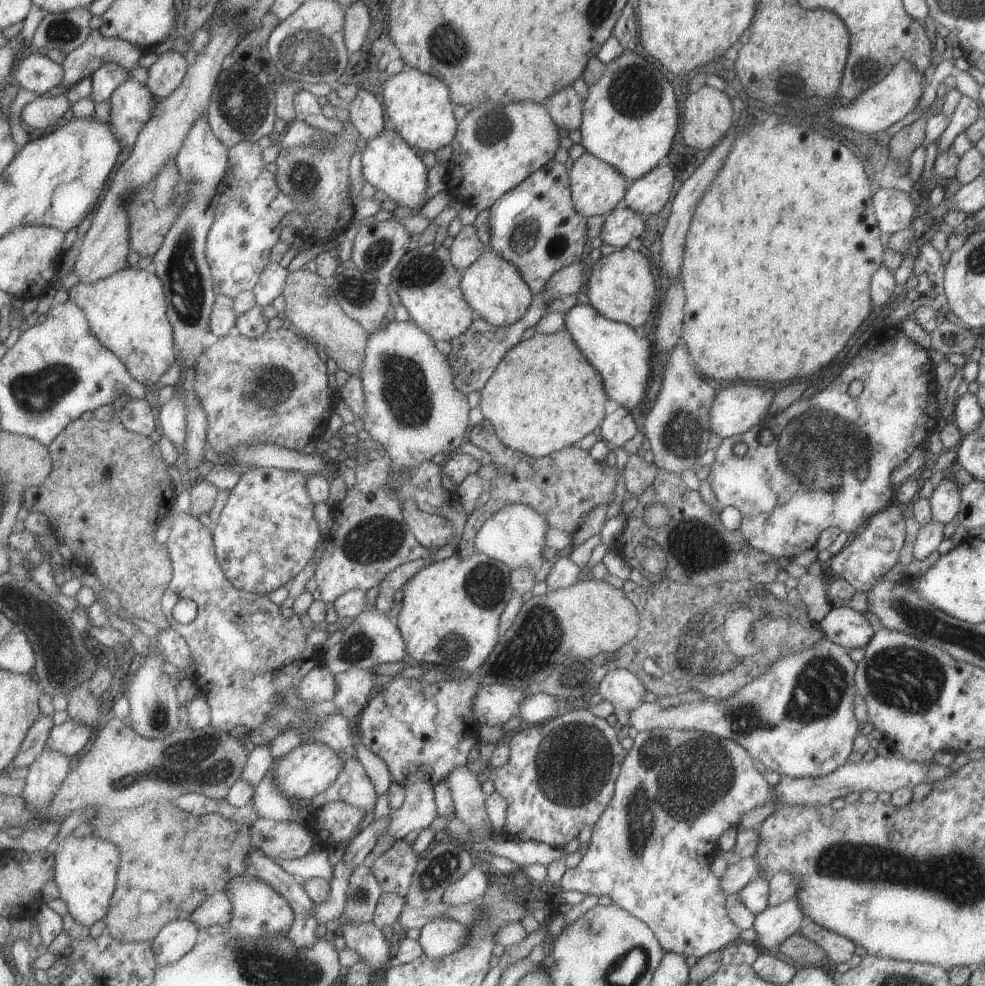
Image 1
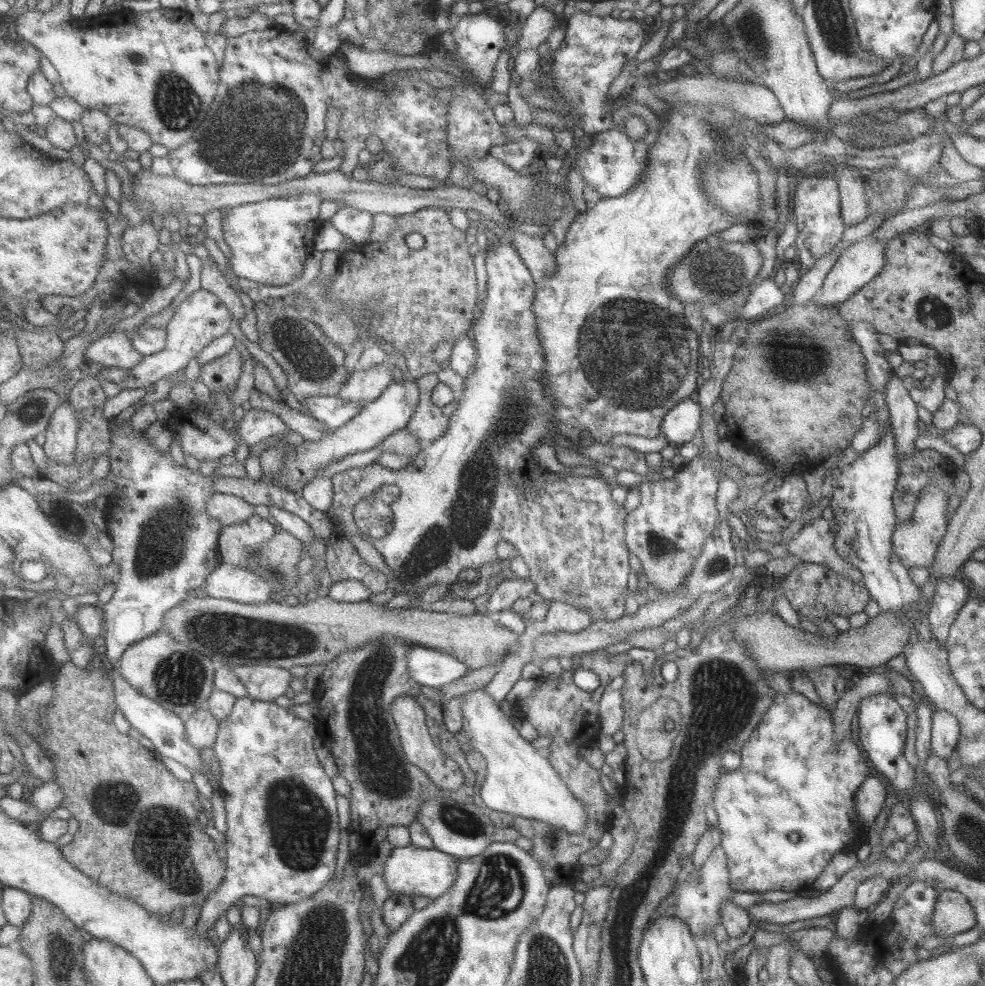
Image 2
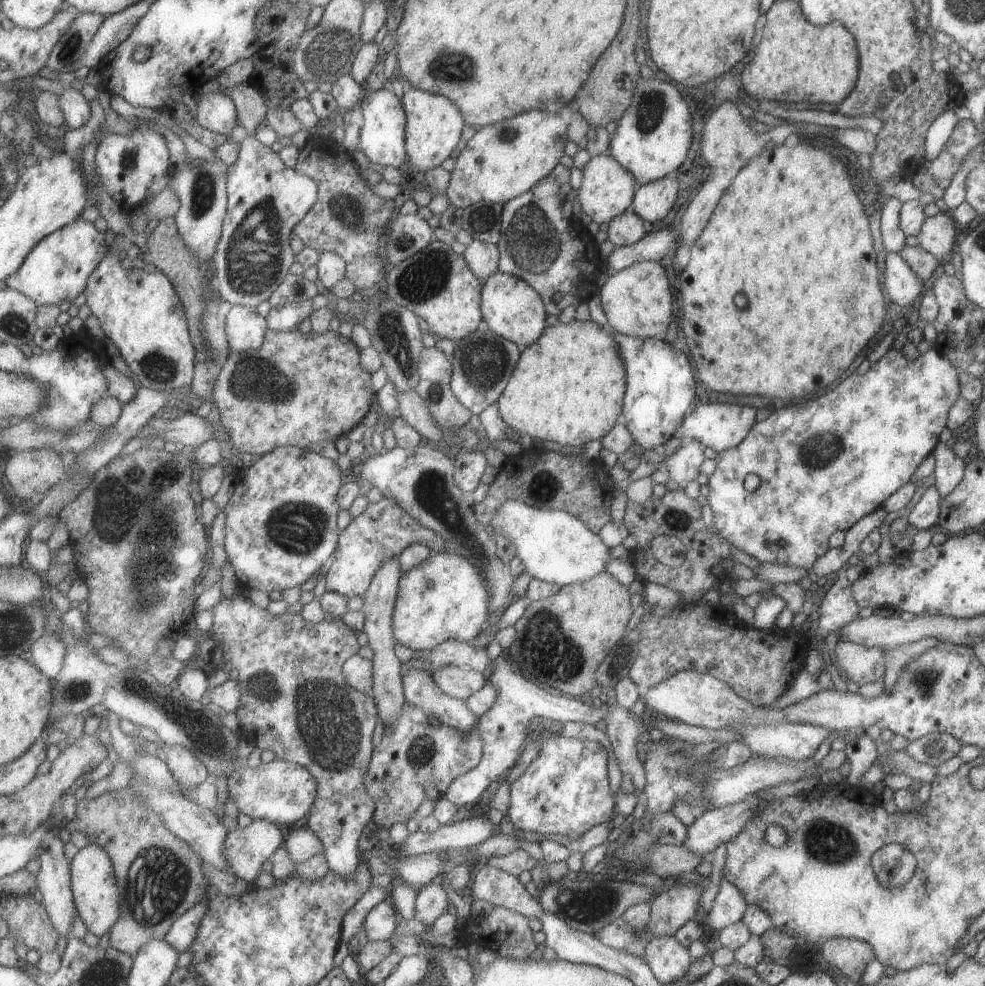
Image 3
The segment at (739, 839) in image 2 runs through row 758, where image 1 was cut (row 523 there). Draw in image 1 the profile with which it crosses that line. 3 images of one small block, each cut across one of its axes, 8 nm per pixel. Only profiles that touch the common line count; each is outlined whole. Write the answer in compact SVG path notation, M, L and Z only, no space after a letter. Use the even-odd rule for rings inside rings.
M885 326L877 328L873 332L865 335L863 340L859 342L859 346L856 346L854 350L857 350L857 348L859 348L857 356L849 362L847 368L841 370L841 374L835 380L831 380L831 384L827 384L825 388L818 390L808 400L797 399L793 404L785 408L785 410L774 415L767 415L761 422L755 423L744 433L722 439L718 448L714 450L714 460L710 464L710 471L707 477L710 488L720 508L733 506L733 508L737 508L741 512L741 522L737 530L743 536L746 544L752 549L758 550L760 553L768 554L775 559L783 556L783 558L791 560L798 554L812 549L818 539L819 533L827 527L836 527L847 534L857 532L857 526L861 526L871 515L881 511L892 502L895 489L892 489L890 485L889 477L891 471L896 470L896 466L901 464L913 452L915 447L921 445L938 426L937 420L941 417L940 410L937 406L938 400L936 399L938 386L933 370L934 364L931 362L931 357L929 357L927 350L914 344L905 336L901 328ZM851 380L861 380L865 384L863 386L863 392L857 398L851 398L847 394L847 386L851 384ZM736 442L744 442L748 448L742 457L735 457L731 451Z

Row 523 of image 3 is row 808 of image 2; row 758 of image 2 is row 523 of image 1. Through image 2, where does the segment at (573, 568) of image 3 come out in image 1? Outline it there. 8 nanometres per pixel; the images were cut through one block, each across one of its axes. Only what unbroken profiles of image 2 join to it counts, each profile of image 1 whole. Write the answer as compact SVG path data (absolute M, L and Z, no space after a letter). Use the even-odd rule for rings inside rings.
M515 503L504 506L495 512L485 524L476 538L475 552L488 554L494 559L507 563L512 569L519 567L541 568L545 562L547 548L547 532L550 524L547 517L532 506Z

